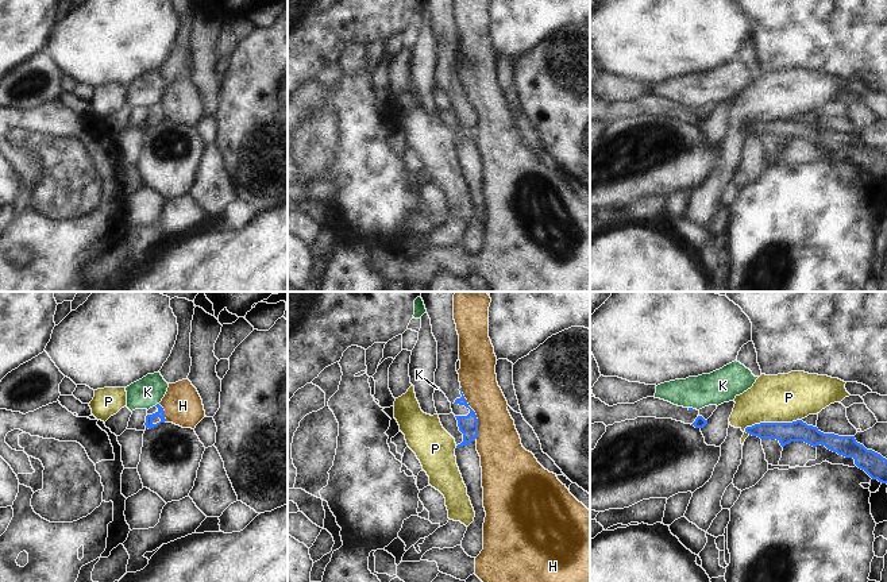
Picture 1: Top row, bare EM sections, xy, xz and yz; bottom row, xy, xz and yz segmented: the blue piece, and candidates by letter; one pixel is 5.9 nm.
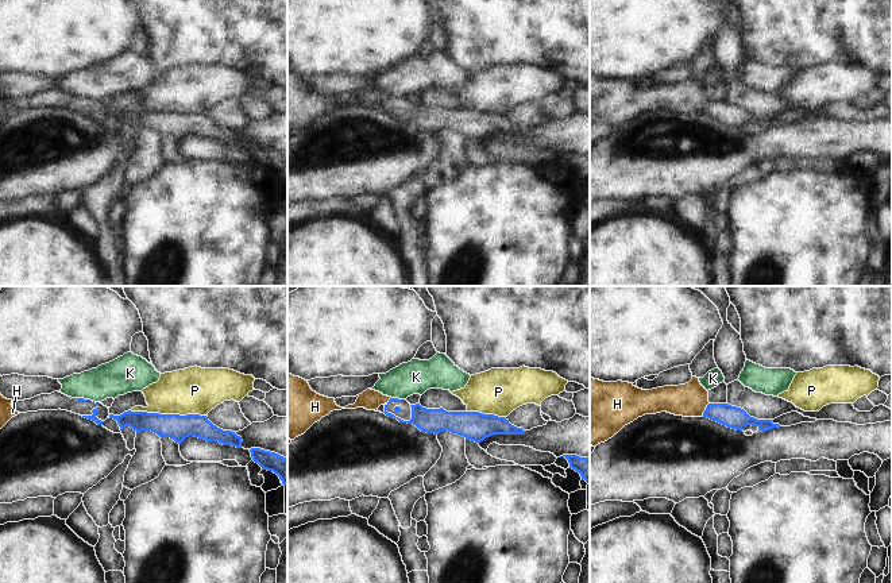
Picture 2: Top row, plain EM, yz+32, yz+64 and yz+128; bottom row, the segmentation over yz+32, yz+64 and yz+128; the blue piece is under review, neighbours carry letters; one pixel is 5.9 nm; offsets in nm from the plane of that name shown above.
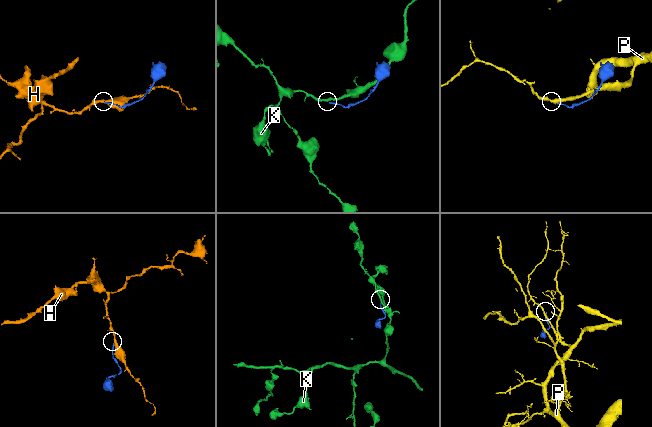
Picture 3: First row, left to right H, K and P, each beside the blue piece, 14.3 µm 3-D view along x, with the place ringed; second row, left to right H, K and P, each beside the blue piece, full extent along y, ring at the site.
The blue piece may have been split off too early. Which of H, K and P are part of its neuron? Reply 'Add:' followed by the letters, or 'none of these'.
Add: none of these

